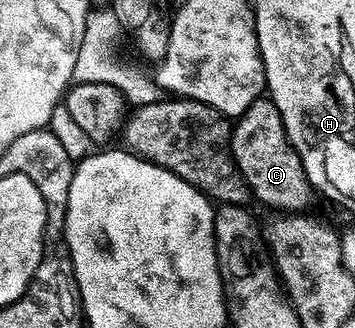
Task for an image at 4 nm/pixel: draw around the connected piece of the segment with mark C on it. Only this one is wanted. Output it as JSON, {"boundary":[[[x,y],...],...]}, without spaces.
{"boundary":[[[268,97],[255,99],[235,123],[230,158],[244,179],[251,198],[268,207],[280,207],[276,209],[285,209],[290,213],[305,208],[302,206],[307,203],[310,194],[308,178],[298,153],[286,137],[286,129],[272,100]]]}

